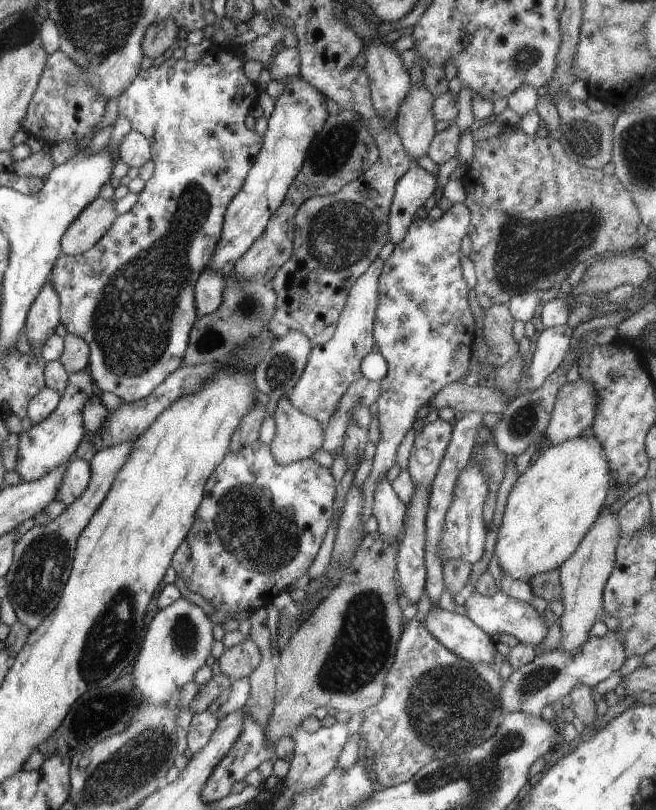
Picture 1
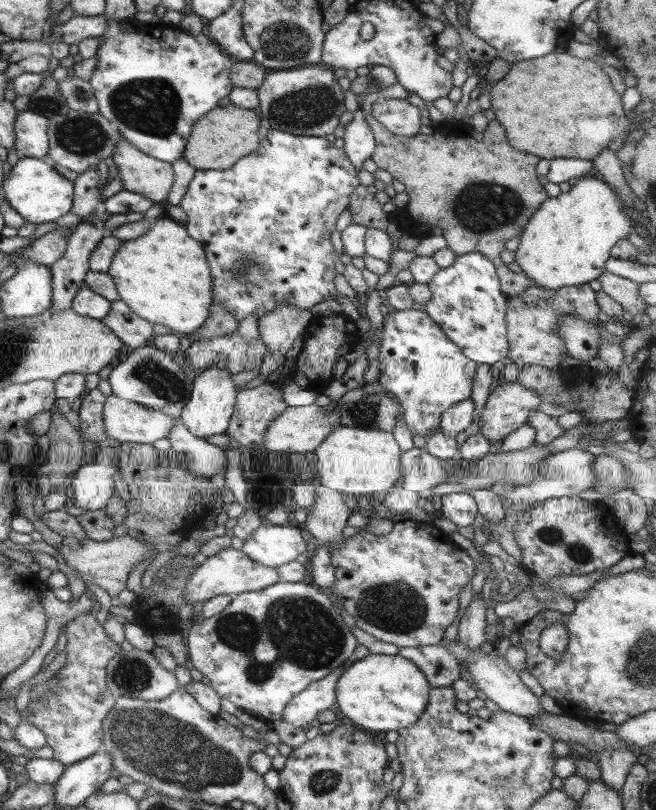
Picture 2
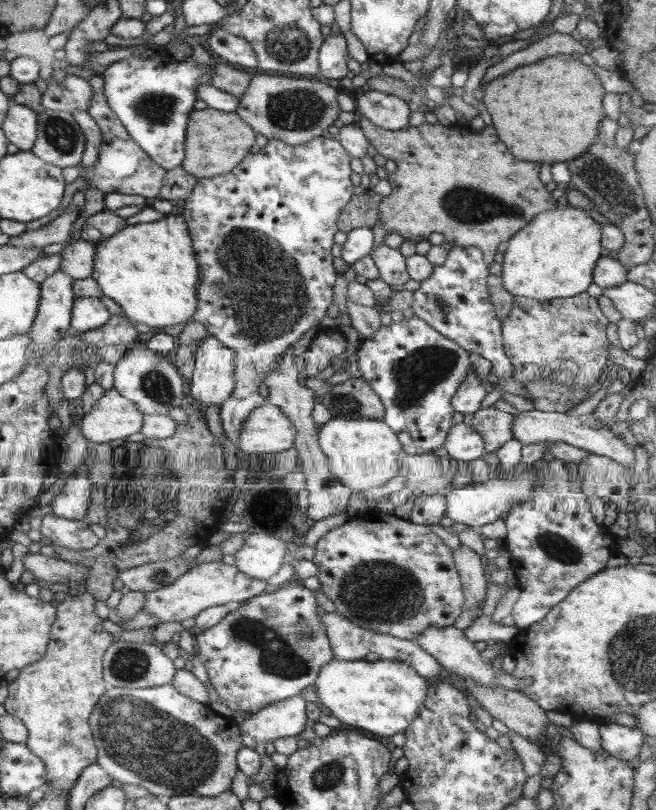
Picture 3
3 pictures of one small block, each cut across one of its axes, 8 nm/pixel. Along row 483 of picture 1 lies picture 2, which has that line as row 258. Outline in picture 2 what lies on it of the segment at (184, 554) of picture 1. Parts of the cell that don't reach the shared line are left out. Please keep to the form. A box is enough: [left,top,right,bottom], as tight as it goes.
[180,128,359,322]

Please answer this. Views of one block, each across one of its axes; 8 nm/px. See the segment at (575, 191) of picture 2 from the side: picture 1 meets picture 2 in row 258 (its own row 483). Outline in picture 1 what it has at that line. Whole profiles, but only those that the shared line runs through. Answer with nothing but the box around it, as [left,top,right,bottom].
[493,434,610,580]

